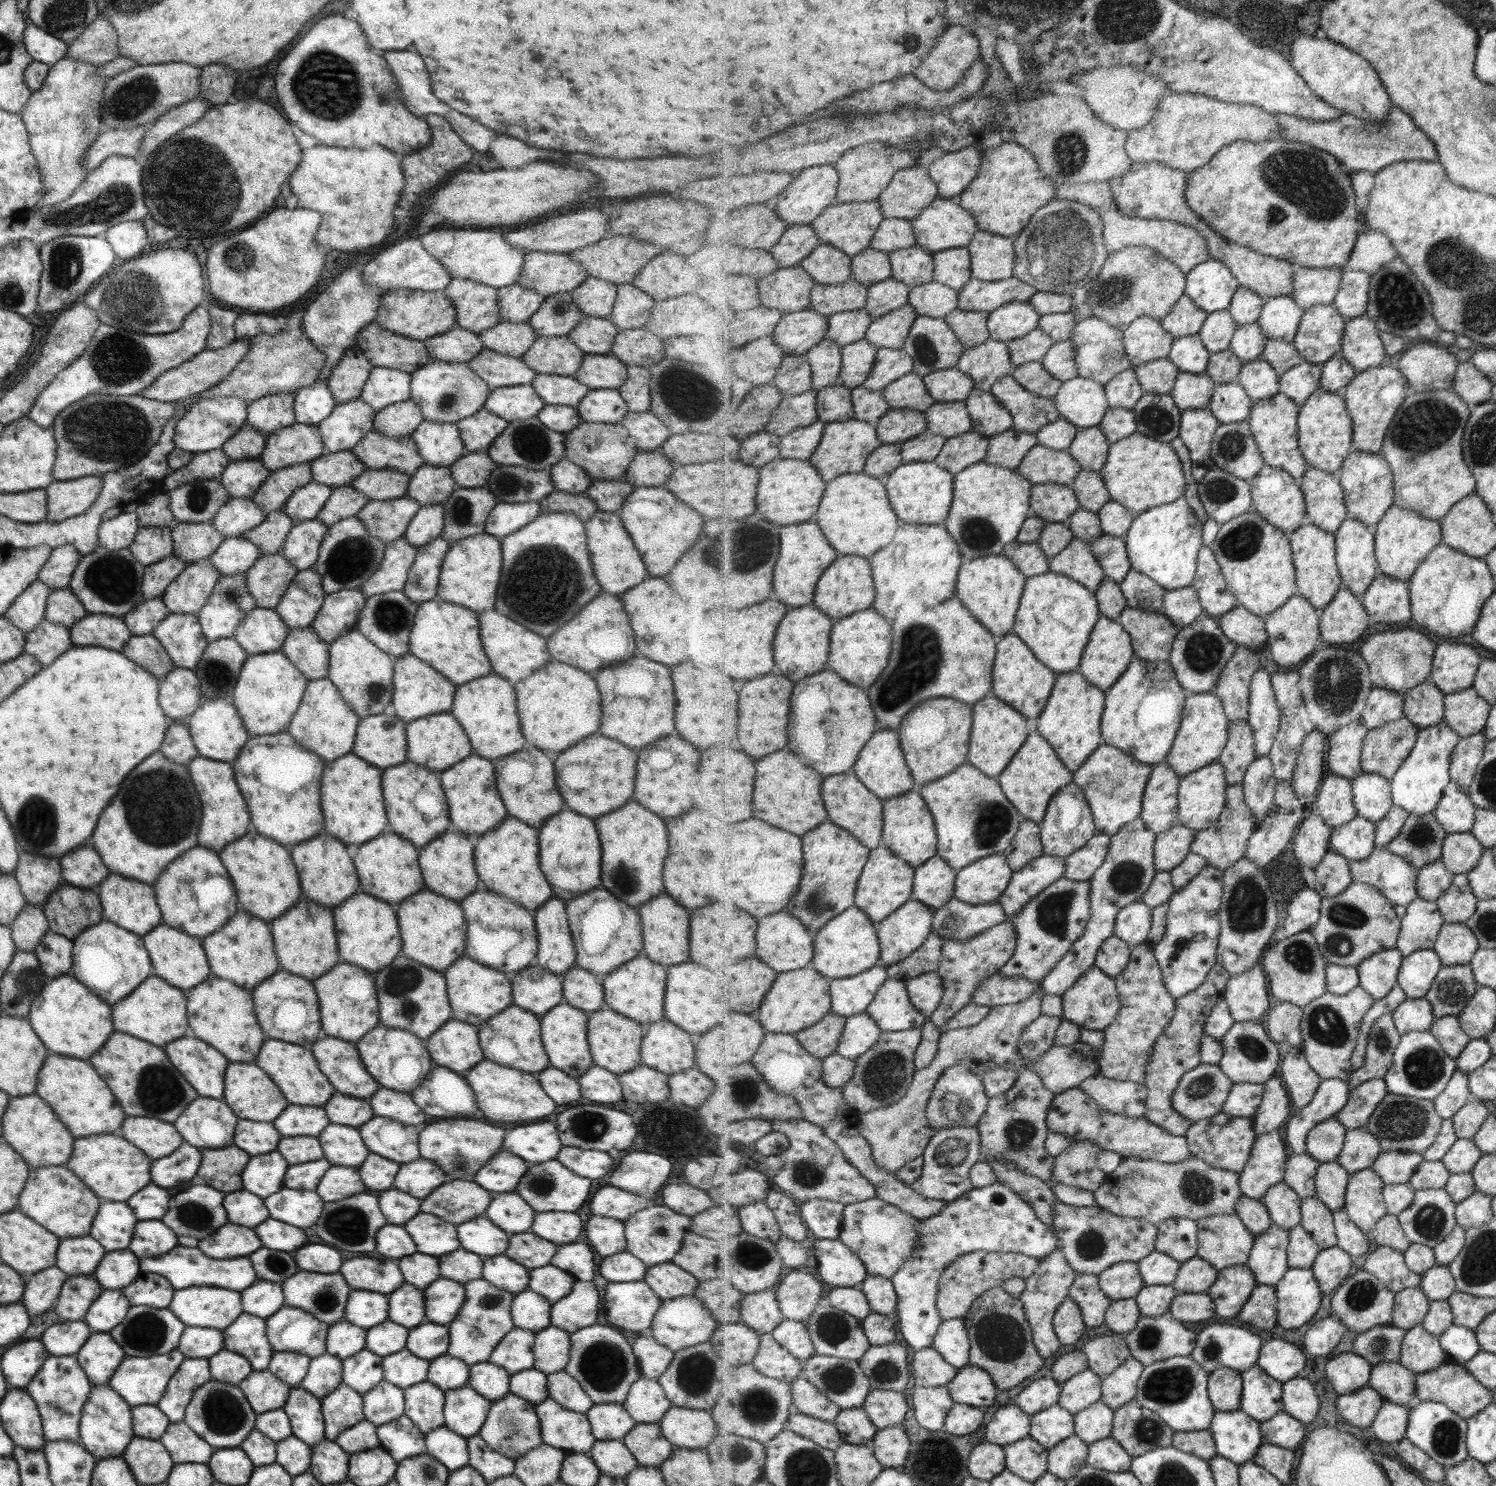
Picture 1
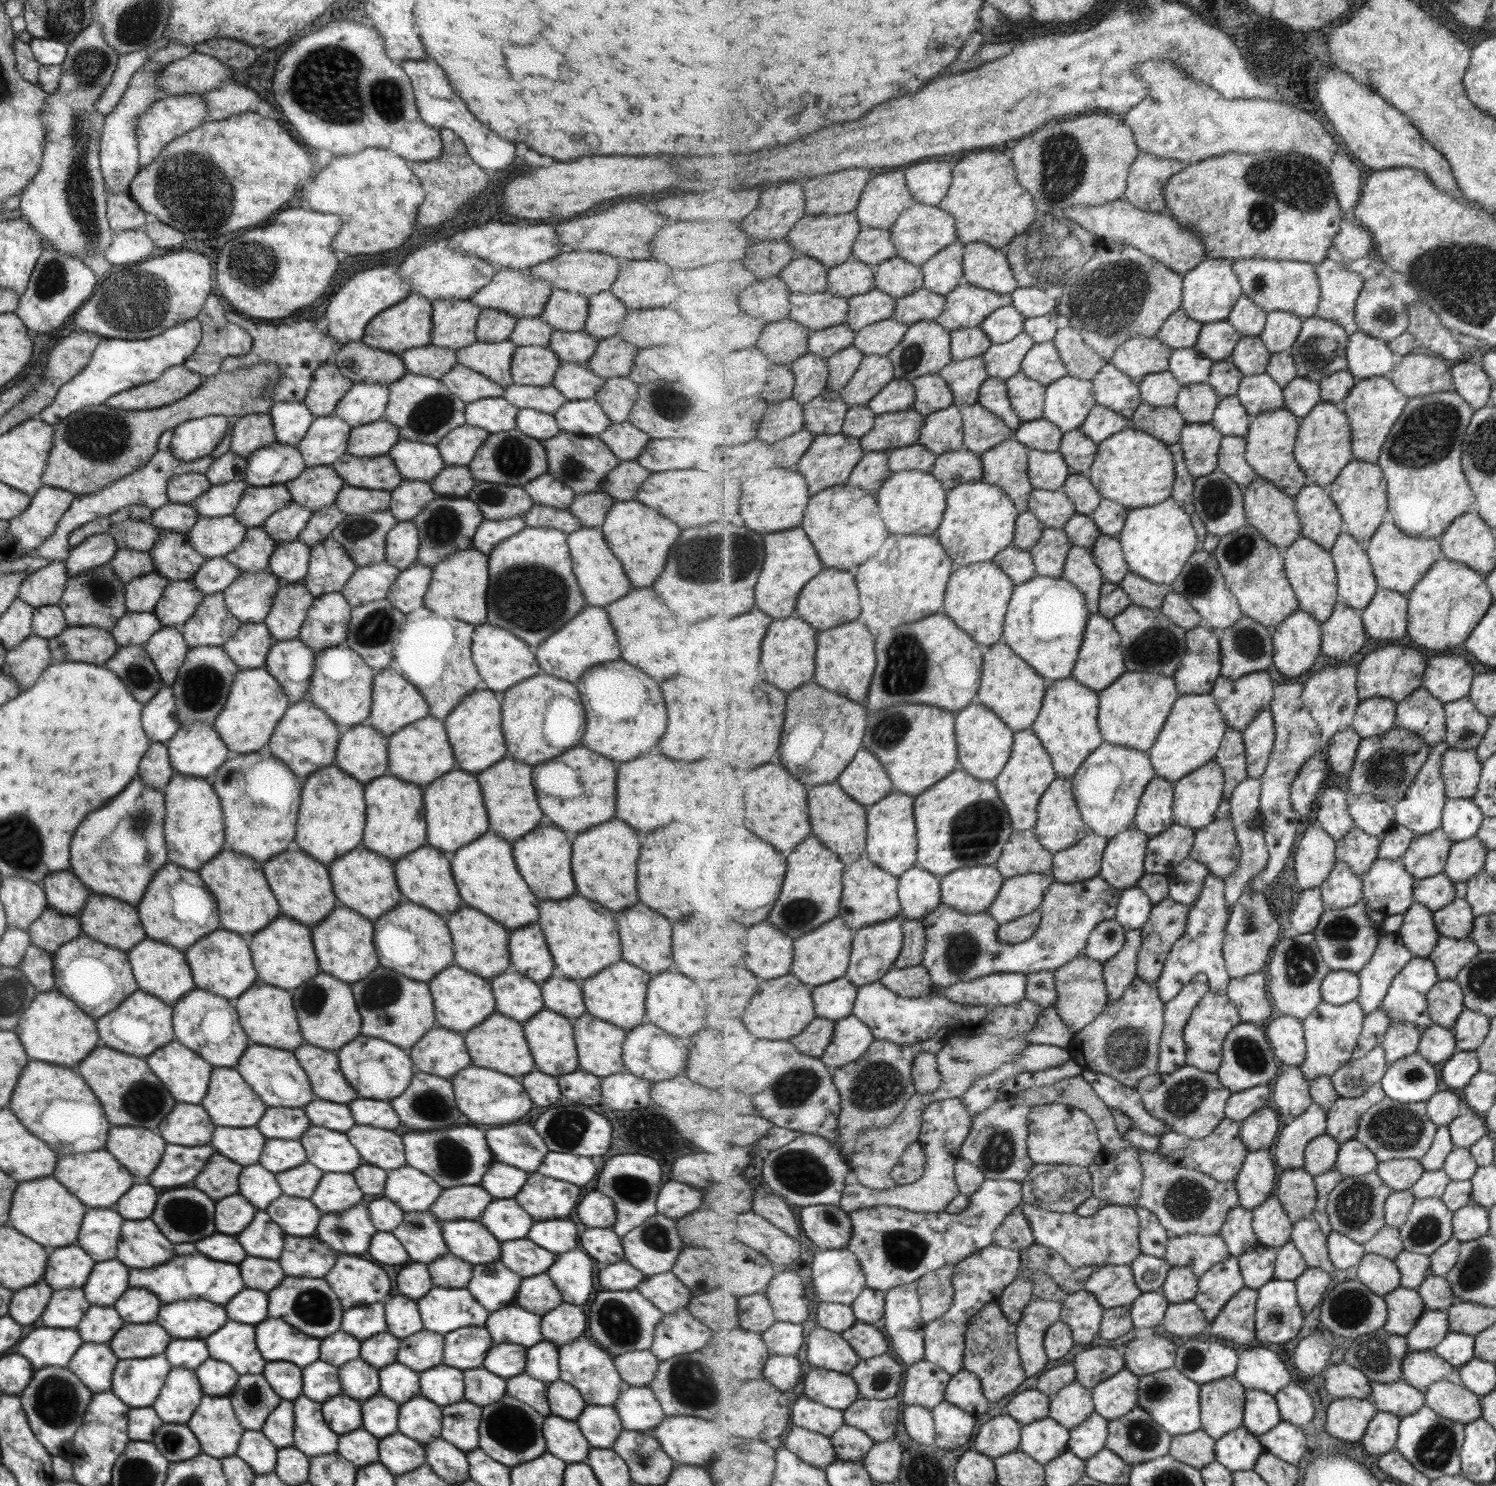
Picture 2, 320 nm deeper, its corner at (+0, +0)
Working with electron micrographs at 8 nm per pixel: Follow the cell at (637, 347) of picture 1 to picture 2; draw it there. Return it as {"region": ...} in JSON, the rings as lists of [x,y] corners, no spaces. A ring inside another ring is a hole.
{"region":[[[618,334],[597,341],[597,346],[585,366],[605,380],[627,377],[638,348],[625,342]]]}

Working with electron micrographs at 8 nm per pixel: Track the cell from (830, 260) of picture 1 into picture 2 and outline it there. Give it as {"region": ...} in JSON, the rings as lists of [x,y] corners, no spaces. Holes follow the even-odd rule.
{"region":[[[800,254],[795,257],[779,276],[792,293],[818,293],[828,290],[830,269],[816,258]]]}

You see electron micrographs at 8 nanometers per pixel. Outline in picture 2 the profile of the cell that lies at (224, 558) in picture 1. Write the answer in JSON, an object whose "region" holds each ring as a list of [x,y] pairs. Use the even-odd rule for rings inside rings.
{"region":[[[218,556],[205,559],[195,571],[191,583],[203,596],[214,593],[222,594],[223,590],[226,590],[237,576],[239,576],[238,568],[231,566],[225,557]]]}

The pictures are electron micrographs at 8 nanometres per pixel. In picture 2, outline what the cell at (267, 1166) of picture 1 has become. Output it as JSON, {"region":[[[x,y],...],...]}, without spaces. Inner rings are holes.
{"region":[[[259,1163],[243,1166],[238,1176],[238,1194],[251,1206],[264,1211],[281,1196],[275,1177]]]}

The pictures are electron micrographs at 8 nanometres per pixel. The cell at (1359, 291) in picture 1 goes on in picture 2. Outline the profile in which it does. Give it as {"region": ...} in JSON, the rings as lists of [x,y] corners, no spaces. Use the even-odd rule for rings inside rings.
{"region":[[[1384,274],[1365,279],[1356,314],[1363,332],[1388,343],[1402,336],[1410,325],[1408,304],[1396,295],[1393,281]]]}

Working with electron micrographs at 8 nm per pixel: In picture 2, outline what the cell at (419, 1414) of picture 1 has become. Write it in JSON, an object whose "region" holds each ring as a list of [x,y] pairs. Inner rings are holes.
{"region":[[[420,1395],[398,1405],[397,1432],[421,1445],[440,1437],[441,1409]]]}

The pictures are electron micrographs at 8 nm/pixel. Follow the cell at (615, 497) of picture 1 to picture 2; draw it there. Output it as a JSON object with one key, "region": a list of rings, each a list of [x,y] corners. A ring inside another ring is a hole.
{"region":[[[599,490],[575,494],[567,510],[578,518],[581,526],[599,529],[613,503],[614,500],[607,493]]]}

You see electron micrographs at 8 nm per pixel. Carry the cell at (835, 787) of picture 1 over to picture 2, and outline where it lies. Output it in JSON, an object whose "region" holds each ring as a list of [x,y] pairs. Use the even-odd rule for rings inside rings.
{"region":[[[838,781],[808,788],[810,821],[813,832],[825,847],[837,853],[847,864],[853,864],[864,858],[868,837],[868,806],[857,802],[847,791],[842,789]]]}

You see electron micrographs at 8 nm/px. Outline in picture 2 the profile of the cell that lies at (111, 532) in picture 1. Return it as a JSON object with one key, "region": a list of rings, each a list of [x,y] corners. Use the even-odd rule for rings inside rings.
{"region":[[[108,533],[93,534],[77,546],[70,547],[68,555],[62,560],[67,579],[108,563],[117,549]]]}

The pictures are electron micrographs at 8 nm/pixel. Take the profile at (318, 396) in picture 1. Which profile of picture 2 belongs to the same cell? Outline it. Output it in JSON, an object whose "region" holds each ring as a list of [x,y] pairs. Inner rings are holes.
{"region":[[[275,402],[268,415],[276,442],[289,446],[298,444],[314,418],[302,402]]]}

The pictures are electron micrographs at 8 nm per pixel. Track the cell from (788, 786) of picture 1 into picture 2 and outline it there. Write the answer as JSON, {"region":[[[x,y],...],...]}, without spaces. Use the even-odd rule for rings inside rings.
{"region":[[[765,764],[757,770],[751,770],[747,776],[747,816],[751,822],[745,826],[755,830],[759,838],[773,844],[783,856],[795,852],[807,837],[812,835],[813,829],[810,821],[810,806],[808,803],[808,788],[801,784],[795,776],[791,776],[783,766]]]}

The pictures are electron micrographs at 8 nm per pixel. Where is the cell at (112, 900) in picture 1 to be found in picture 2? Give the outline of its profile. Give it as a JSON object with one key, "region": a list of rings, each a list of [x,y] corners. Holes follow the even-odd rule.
{"region":[[[93,894],[87,897],[83,908],[76,917],[80,926],[80,932],[105,946],[127,952],[132,946],[146,938],[143,927],[140,925],[135,906],[129,906],[122,900]]]}

